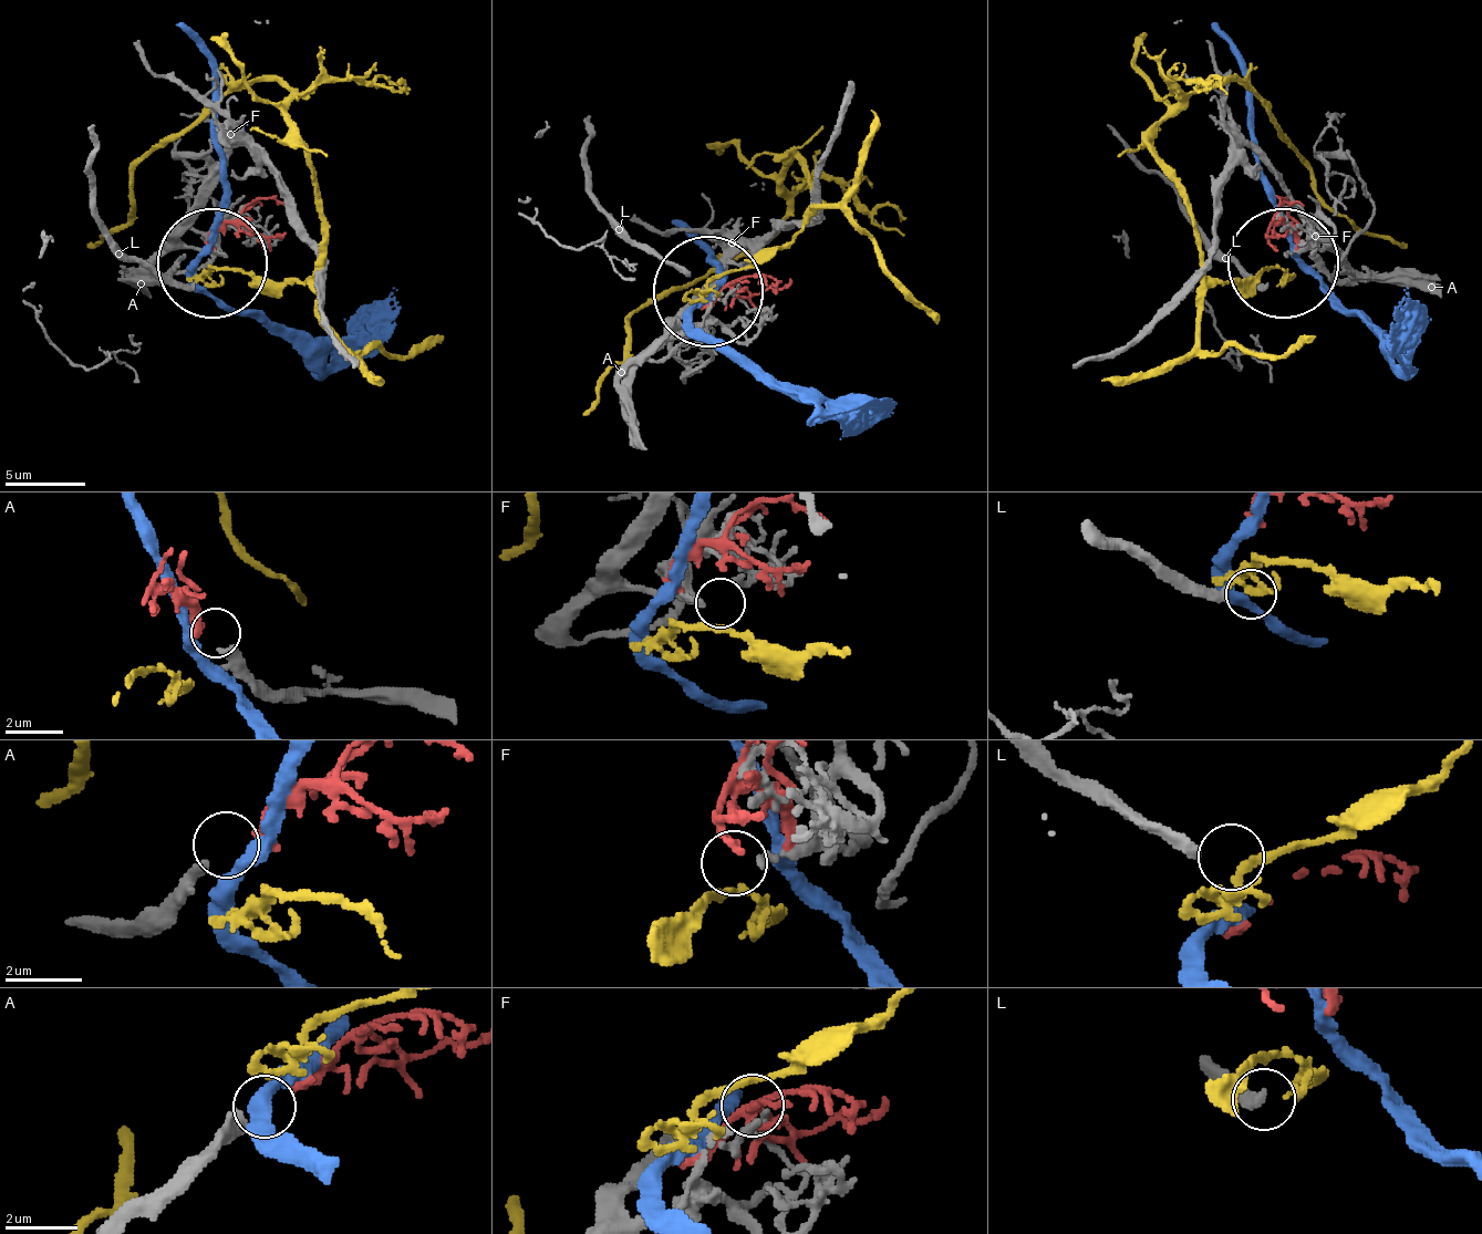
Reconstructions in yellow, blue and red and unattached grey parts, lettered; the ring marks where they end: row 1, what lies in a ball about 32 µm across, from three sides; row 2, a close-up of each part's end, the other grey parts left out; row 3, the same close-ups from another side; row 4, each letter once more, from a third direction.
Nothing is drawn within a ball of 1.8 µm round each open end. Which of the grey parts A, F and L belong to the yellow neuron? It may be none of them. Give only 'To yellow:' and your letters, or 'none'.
To yellow: none

